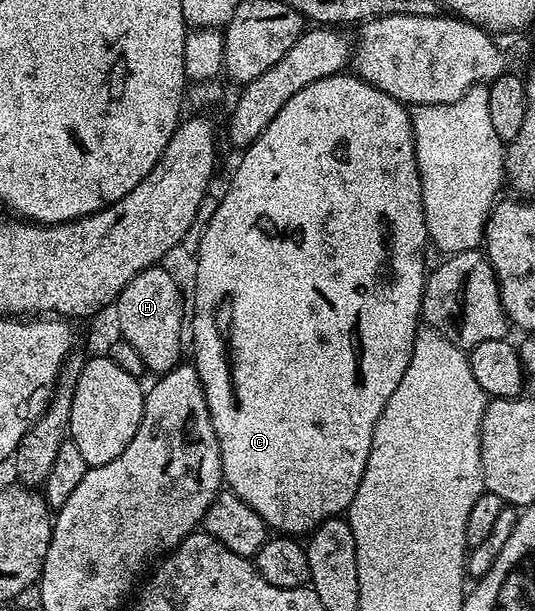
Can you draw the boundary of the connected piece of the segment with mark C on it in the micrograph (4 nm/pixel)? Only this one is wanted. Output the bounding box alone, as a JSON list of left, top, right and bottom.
[191,74,429,537]

